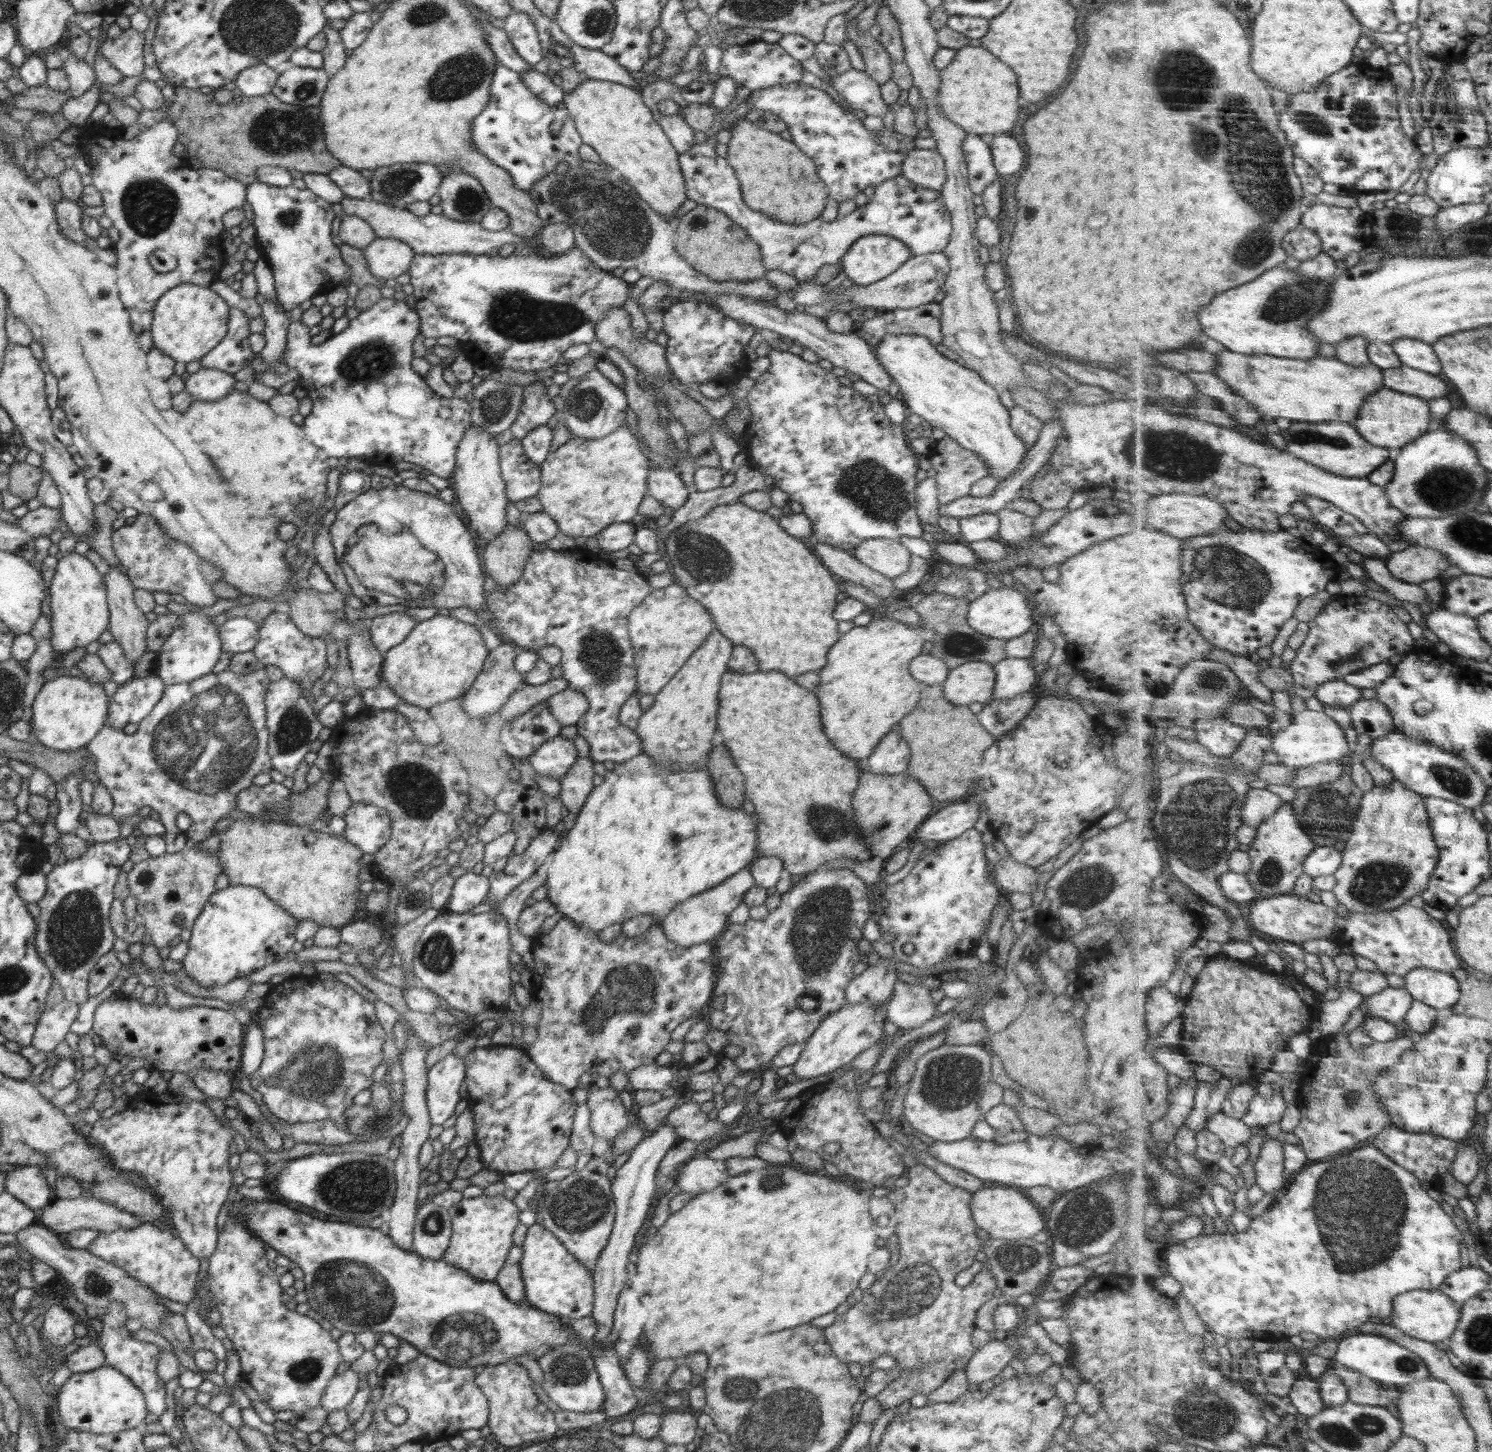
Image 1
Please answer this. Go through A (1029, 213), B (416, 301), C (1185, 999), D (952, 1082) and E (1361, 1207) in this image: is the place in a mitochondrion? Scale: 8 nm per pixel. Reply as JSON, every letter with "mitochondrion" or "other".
{"A":"other","B":"other","C":"other","D":"mitochondrion","E":"mitochondrion"}

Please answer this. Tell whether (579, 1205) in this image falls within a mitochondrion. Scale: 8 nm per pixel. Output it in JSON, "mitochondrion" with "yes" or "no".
{"mitochondrion":"yes"}

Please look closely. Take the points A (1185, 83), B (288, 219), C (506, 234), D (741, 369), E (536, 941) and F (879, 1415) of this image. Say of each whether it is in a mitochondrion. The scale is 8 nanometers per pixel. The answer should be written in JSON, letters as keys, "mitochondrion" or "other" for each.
{"A":"mitochondrion","B":"mitochondrion","C":"other","D":"other","E":"other","F":"other"}

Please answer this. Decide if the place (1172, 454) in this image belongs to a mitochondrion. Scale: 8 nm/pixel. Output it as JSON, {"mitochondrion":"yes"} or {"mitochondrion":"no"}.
{"mitochondrion":"yes"}

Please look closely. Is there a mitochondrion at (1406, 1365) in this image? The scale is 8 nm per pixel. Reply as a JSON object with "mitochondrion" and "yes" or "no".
{"mitochondrion":"yes"}

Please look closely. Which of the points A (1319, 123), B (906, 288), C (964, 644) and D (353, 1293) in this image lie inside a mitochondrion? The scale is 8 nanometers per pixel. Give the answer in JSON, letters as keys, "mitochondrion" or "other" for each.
{"A":"mitochondrion","B":"mitochondrion","C":"mitochondrion","D":"mitochondrion"}

